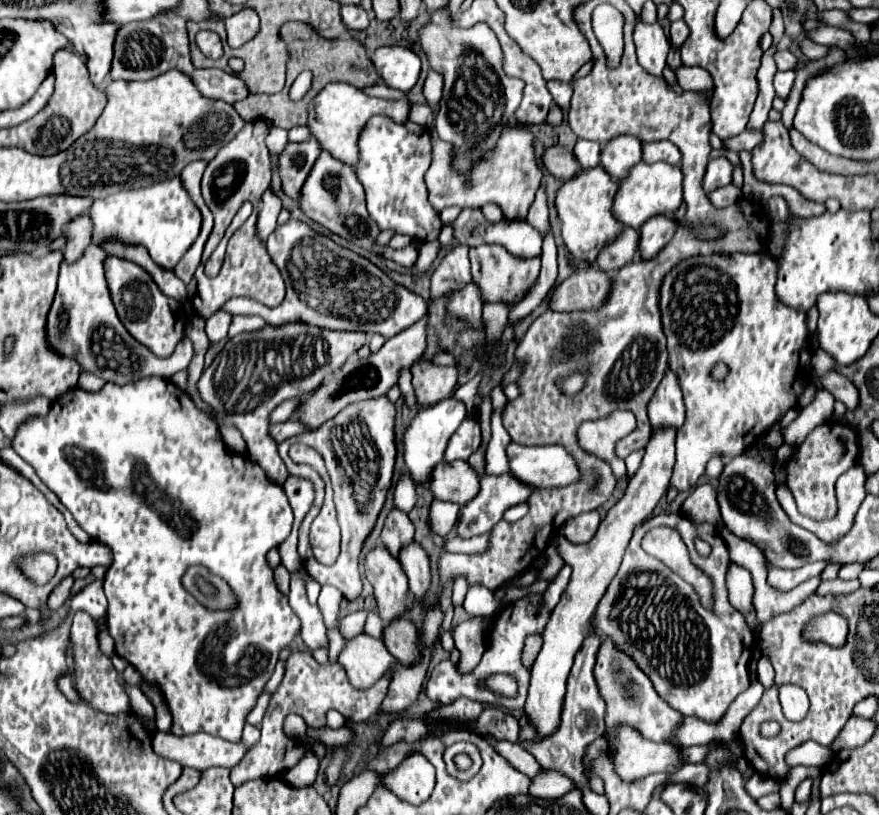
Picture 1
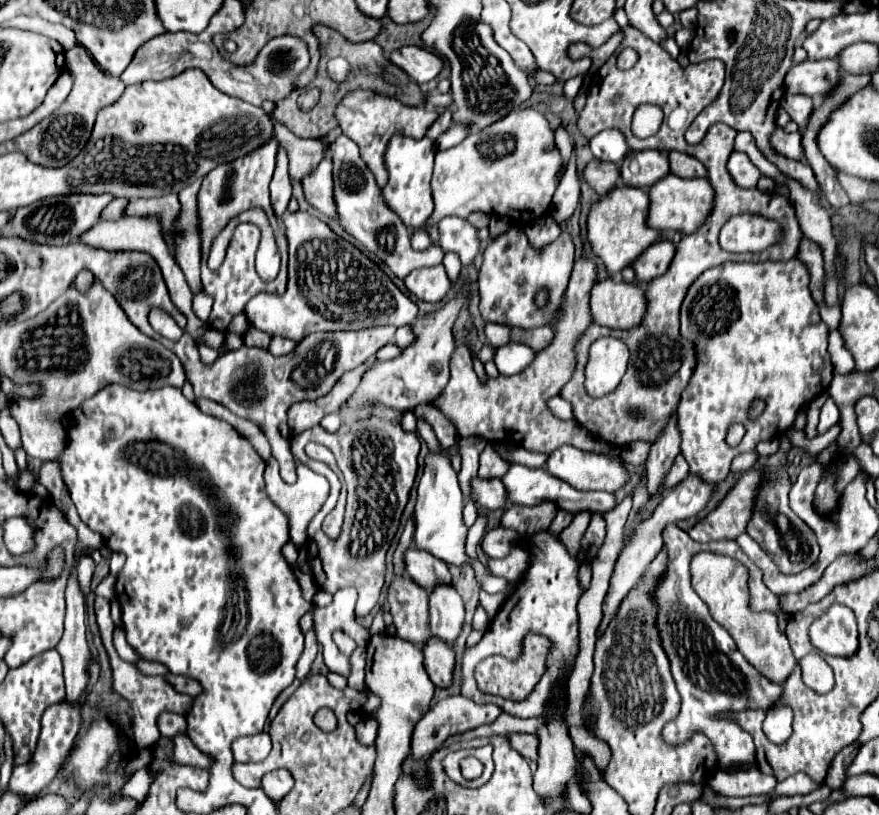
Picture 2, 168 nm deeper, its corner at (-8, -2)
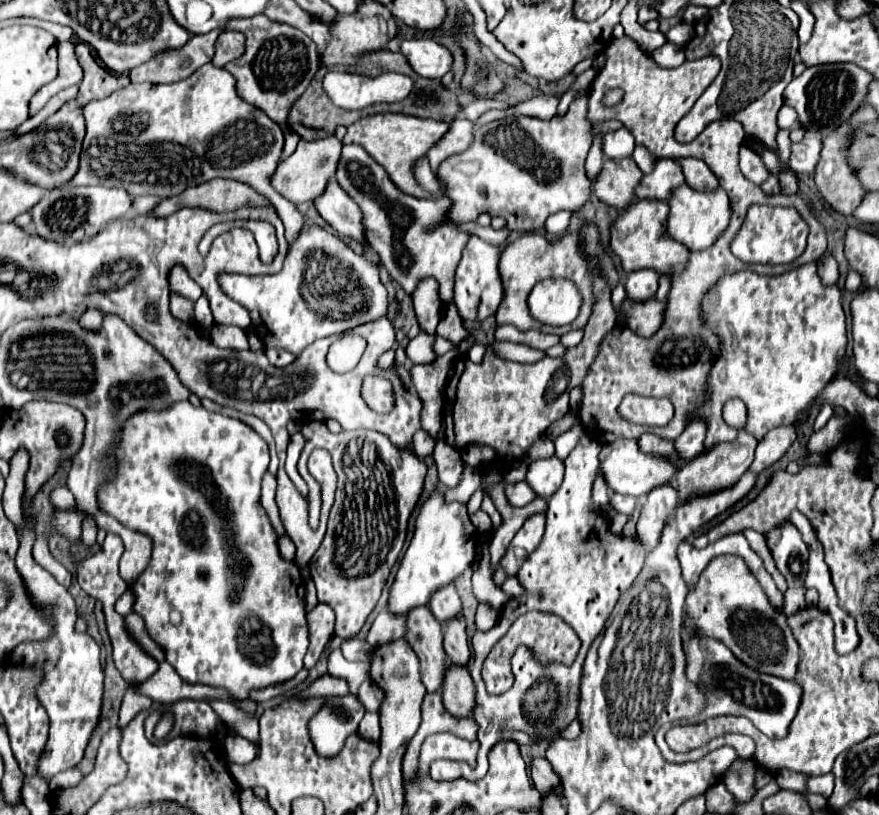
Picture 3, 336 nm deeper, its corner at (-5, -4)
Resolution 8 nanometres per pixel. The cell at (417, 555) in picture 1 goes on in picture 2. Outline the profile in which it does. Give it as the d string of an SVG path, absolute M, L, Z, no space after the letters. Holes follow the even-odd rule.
M438 585L430 593L430 629L432 635L452 645L464 625L464 603L454 587Z

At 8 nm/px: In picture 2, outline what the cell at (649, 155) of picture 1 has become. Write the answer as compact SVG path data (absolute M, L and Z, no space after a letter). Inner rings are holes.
M670 151L670 169L678 177L706 177L706 167L696 159L680 151Z

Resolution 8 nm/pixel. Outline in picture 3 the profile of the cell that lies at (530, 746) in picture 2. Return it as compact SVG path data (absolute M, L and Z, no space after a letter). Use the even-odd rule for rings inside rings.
M535 757L531 763L531 779L537 787L537 791L541 795L545 795L547 791L553 789L553 785L557 785L557 773L553 771L553 767L549 767L549 761L545 757Z

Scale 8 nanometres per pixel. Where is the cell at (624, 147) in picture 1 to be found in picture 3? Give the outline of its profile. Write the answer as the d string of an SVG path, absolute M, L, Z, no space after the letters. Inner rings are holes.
M657 159L653 171L639 181L635 195L639 199L669 199L669 191L683 183L681 167L673 159Z

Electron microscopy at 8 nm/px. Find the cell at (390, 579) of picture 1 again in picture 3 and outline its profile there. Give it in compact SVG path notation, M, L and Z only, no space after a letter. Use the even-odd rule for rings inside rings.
M415 607L407 613L407 633L403 637L415 651L421 661L423 683L429 693L441 689L443 671L449 665L449 659L443 651L443 627L433 619L429 607Z

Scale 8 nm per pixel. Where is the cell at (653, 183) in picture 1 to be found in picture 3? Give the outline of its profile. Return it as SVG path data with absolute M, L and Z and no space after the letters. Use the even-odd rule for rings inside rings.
M681 185L673 189L669 197L669 217L667 217L667 231L673 239L689 247L691 251L705 249L715 243L717 235L729 223L729 197L721 187L715 191L693 191L689 185Z

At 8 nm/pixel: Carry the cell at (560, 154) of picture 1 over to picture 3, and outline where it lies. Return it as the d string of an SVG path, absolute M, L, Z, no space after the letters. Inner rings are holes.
M631 157L621 161L605 161L593 191L599 201L623 211L635 199L635 185L641 177L643 173Z

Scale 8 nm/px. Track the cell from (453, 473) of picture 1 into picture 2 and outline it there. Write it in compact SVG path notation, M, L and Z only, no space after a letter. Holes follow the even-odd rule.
M476 477L472 481L472 495L470 499L488 509L488 511L494 511L494 509L502 509L508 501L508 491L504 489L504 483L502 479L480 479Z

